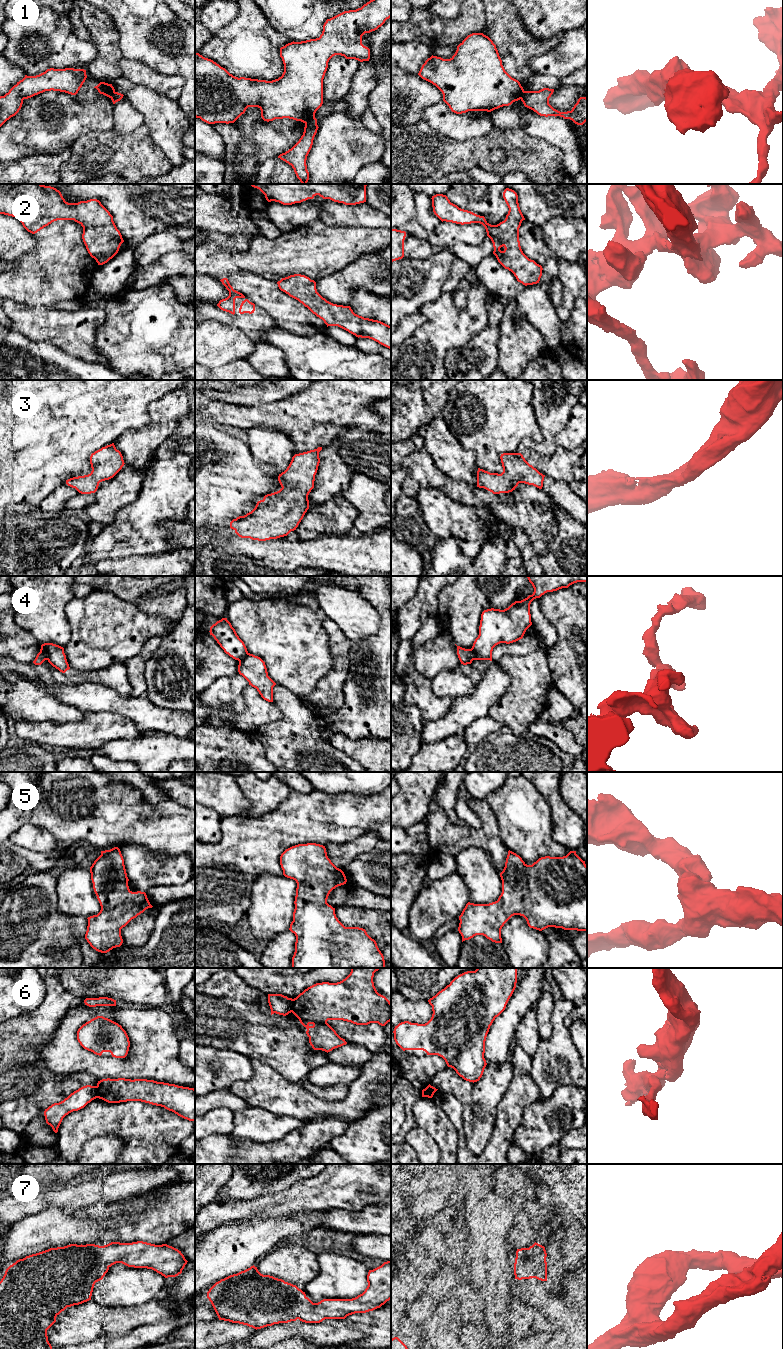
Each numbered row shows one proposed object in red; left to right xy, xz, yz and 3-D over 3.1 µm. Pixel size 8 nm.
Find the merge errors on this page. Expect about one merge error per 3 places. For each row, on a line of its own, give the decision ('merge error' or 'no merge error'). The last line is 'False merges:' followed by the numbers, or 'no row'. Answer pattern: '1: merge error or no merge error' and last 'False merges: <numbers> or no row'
1: merge error
2: no merge error
3: no merge error
4: merge error
5: no merge error
6: merge error
7: no merge error
False merges: 1, 4, 6

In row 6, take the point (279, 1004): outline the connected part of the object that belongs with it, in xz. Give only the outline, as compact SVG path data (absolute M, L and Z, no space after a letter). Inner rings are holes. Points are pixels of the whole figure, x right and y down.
M268 994L268 1003L271 1009L271 1015L276 1013L286 1016L293 1011L294 999L288 998L282 994Z

